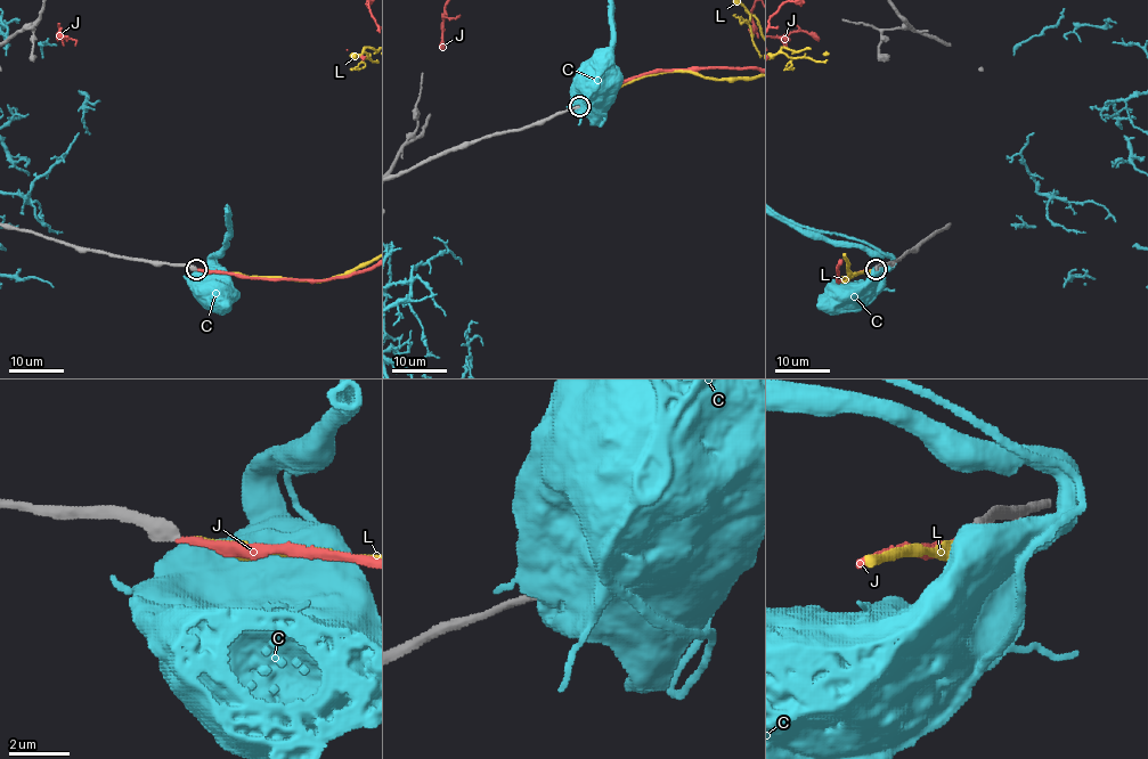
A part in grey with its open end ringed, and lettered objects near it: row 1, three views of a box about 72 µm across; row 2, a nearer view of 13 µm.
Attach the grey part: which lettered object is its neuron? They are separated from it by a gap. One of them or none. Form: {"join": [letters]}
{"join": ["L"]}

